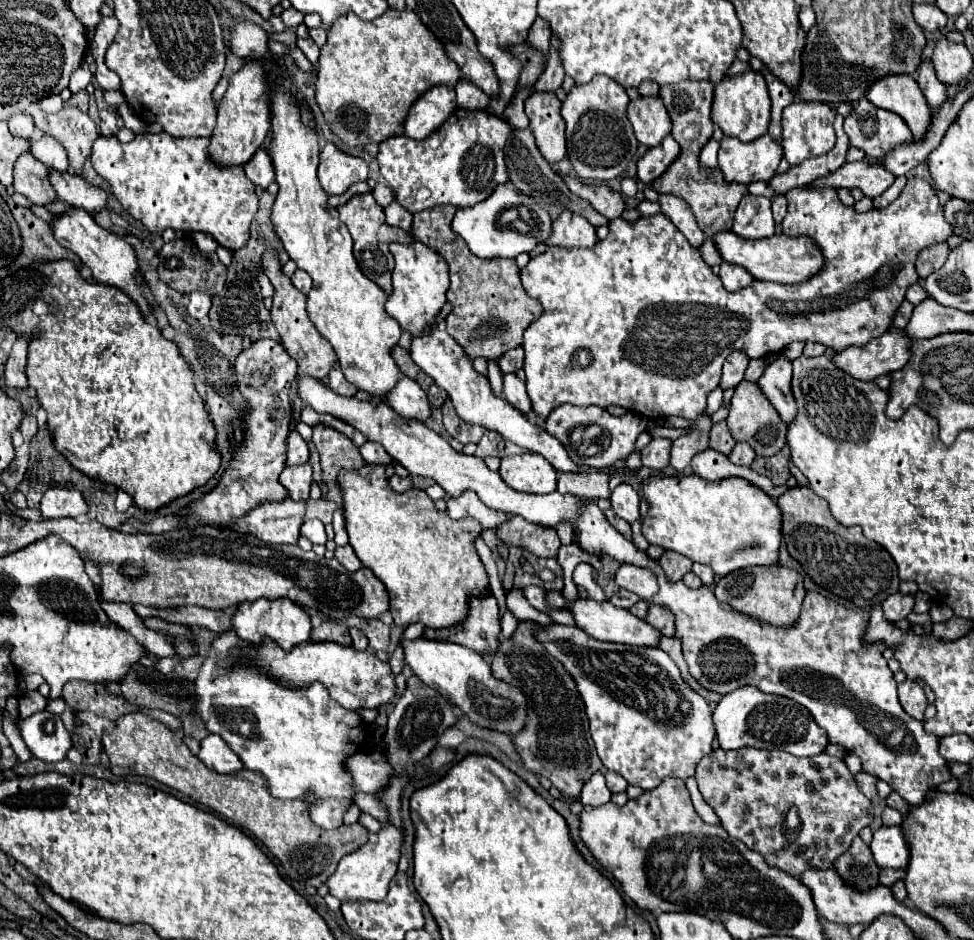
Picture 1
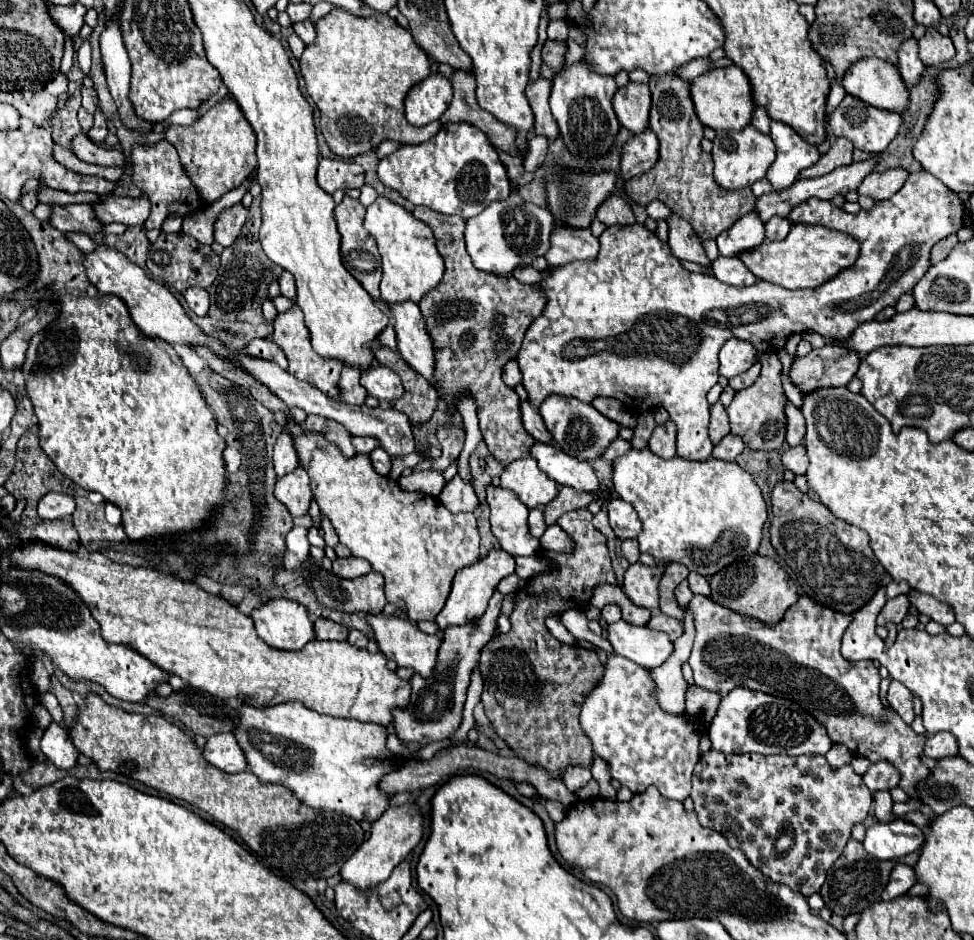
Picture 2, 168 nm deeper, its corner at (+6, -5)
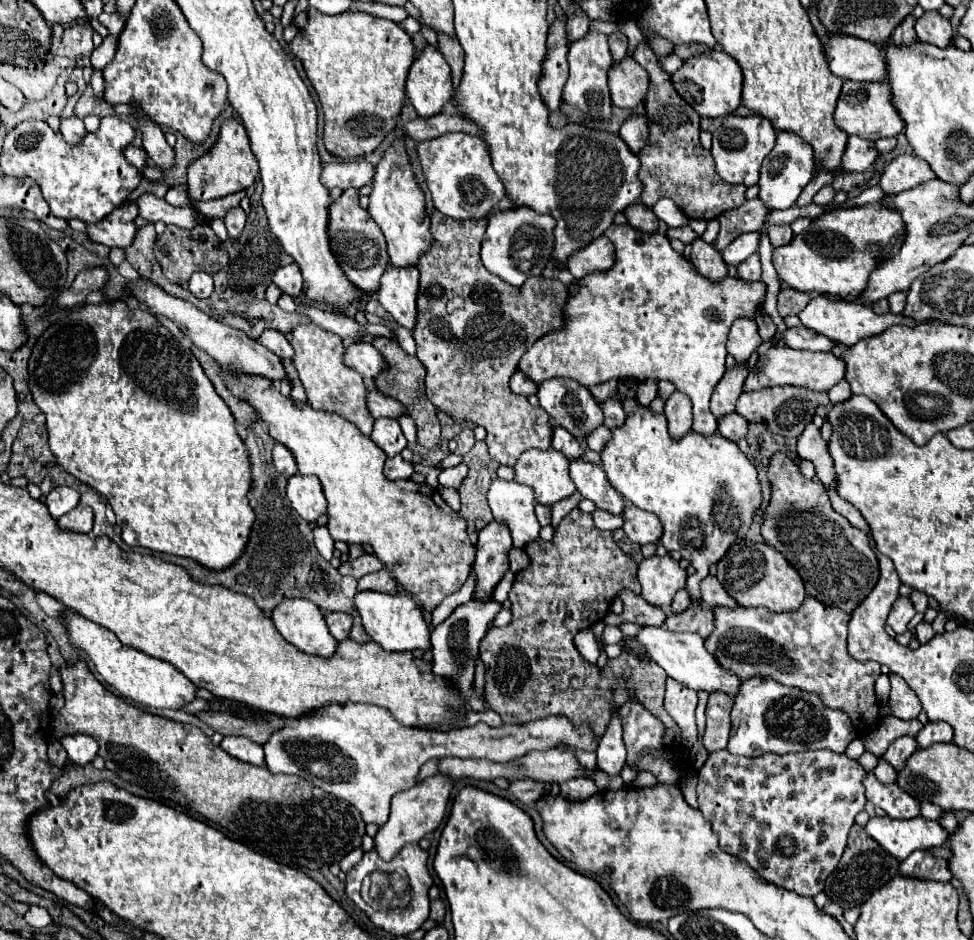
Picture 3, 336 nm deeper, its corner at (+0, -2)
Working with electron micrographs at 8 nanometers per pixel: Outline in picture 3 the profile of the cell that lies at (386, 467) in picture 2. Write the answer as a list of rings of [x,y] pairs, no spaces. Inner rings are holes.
[[[399,454],[393,458],[385,460],[385,476],[391,480],[401,480],[401,478],[411,478],[413,476],[413,464],[405,462]]]

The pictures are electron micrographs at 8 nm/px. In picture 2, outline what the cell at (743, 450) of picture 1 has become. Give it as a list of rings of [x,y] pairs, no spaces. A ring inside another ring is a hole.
[[[729,433],[725,435],[725,439],[721,439],[721,443],[717,443],[713,447],[713,457],[717,459],[729,459],[729,461],[735,461],[735,457],[745,449],[745,443],[741,437]]]

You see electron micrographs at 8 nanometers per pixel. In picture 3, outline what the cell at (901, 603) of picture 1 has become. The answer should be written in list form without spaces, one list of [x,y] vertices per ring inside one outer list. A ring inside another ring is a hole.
[[[899,596],[891,608],[891,614],[887,618],[887,626],[891,626],[895,630],[895,634],[903,634],[907,630],[907,624],[911,622],[911,618],[915,616],[915,606],[909,598]]]

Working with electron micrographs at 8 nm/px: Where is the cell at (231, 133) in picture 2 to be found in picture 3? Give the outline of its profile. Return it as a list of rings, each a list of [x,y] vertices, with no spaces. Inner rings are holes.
[[[239,118],[223,120],[213,148],[205,152],[201,158],[195,158],[187,166],[189,198],[197,202],[205,202],[205,200],[215,200],[215,198],[251,188],[257,174],[259,174],[259,162],[255,160],[255,154],[251,152],[251,144],[247,140],[247,130],[243,122]]]

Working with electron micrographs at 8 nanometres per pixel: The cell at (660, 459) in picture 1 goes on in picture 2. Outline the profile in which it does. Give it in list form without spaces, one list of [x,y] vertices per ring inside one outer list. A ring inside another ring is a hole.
[[[667,419],[663,425],[657,425],[651,439],[649,439],[649,449],[655,455],[661,455],[663,459],[671,459],[677,451],[675,451],[675,427],[673,421]]]

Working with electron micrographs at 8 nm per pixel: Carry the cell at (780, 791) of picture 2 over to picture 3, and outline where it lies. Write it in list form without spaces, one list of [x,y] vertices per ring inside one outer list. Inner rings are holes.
[[[727,750],[709,754],[699,768],[697,800],[703,816],[719,834],[719,846],[745,860],[761,878],[799,892],[801,896],[817,896],[825,888],[827,876],[837,868],[843,850],[847,848],[847,834],[855,816],[865,810],[863,780],[867,770],[845,754],[831,750],[795,752],[795,754],[763,754],[757,758],[731,756]]]

